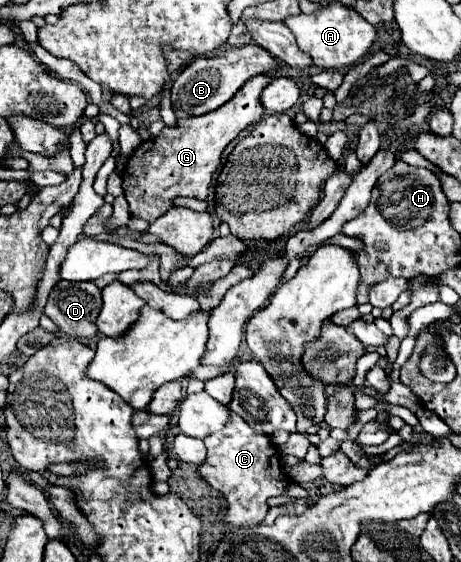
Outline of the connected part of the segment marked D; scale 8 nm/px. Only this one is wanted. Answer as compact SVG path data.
M78 282L78 284L70 284L68 288L60 288L56 286L46 302L44 314L48 318L52 318L60 332L78 338L78 340L92 340L96 336L96 318L100 314L102 308L102 296L100 296L100 288L94 282Z

